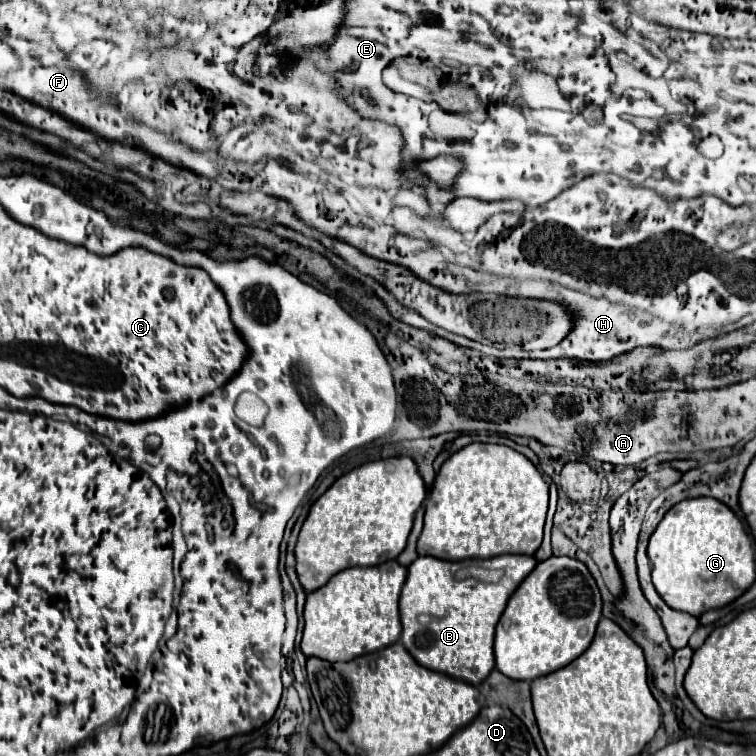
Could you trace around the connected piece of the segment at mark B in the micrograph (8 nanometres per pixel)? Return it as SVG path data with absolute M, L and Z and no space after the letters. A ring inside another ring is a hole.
M499 555L493 559L475 561L439 561L435 557L417 557L409 567L407 581L401 591L401 641L413 659L443 675L461 679L473 687L481 685L495 667L493 633L507 605L507 599L519 583L537 565L529 555ZM465 563L483 569L501 569L503 577L497 583L483 583L475 577L465 577Z

